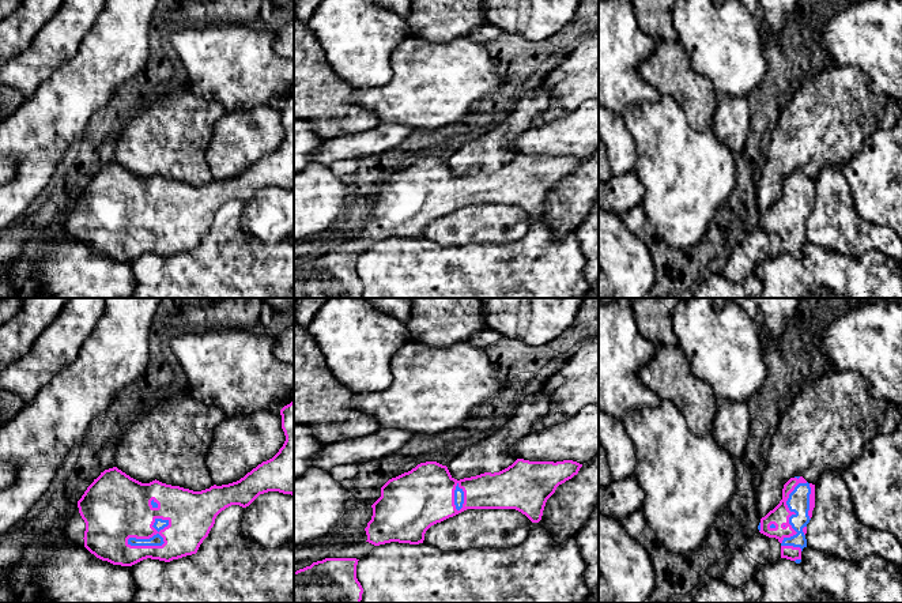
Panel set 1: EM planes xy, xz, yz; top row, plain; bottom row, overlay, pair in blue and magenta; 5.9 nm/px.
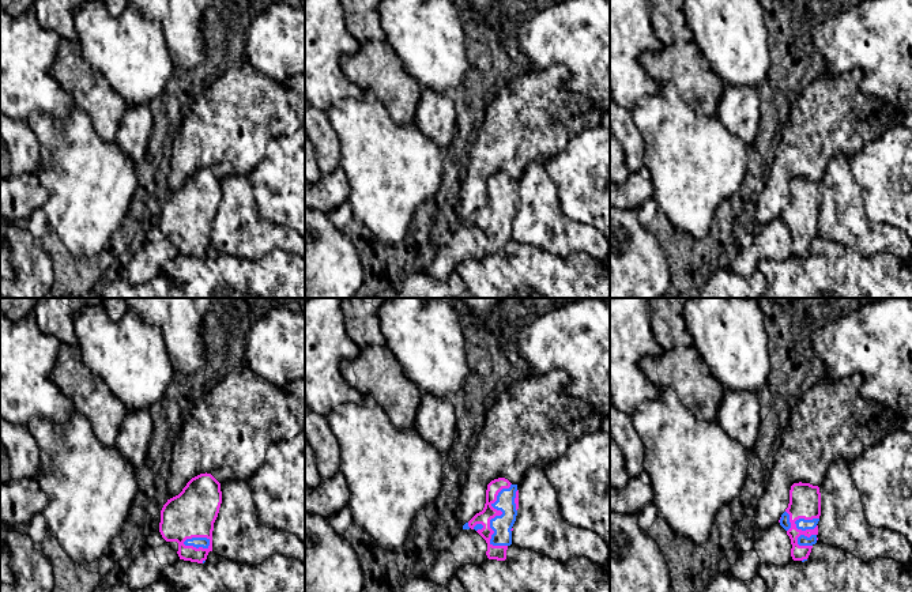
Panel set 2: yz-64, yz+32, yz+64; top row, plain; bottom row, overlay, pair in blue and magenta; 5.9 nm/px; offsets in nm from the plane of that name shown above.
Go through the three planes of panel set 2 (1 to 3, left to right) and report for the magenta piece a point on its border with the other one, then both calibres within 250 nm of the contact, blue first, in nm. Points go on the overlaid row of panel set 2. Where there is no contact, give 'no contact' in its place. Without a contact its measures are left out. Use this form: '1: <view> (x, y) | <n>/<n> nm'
1: yz-64 (196, 538) | 60/280 nm
2: yz+32 (502, 513) | 120/90 nm
3: yz+64 (806, 520) | 70/190 nm

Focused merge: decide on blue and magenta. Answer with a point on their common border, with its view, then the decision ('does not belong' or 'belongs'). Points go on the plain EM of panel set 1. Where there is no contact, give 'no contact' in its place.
yz (789, 218) | belongs

